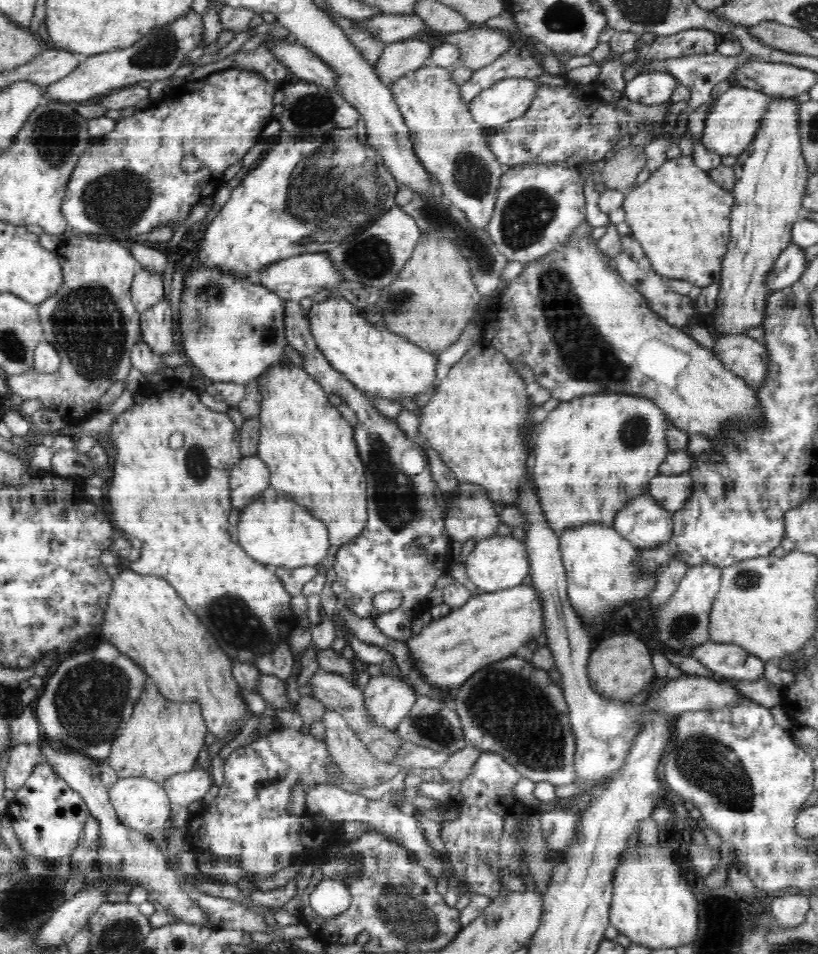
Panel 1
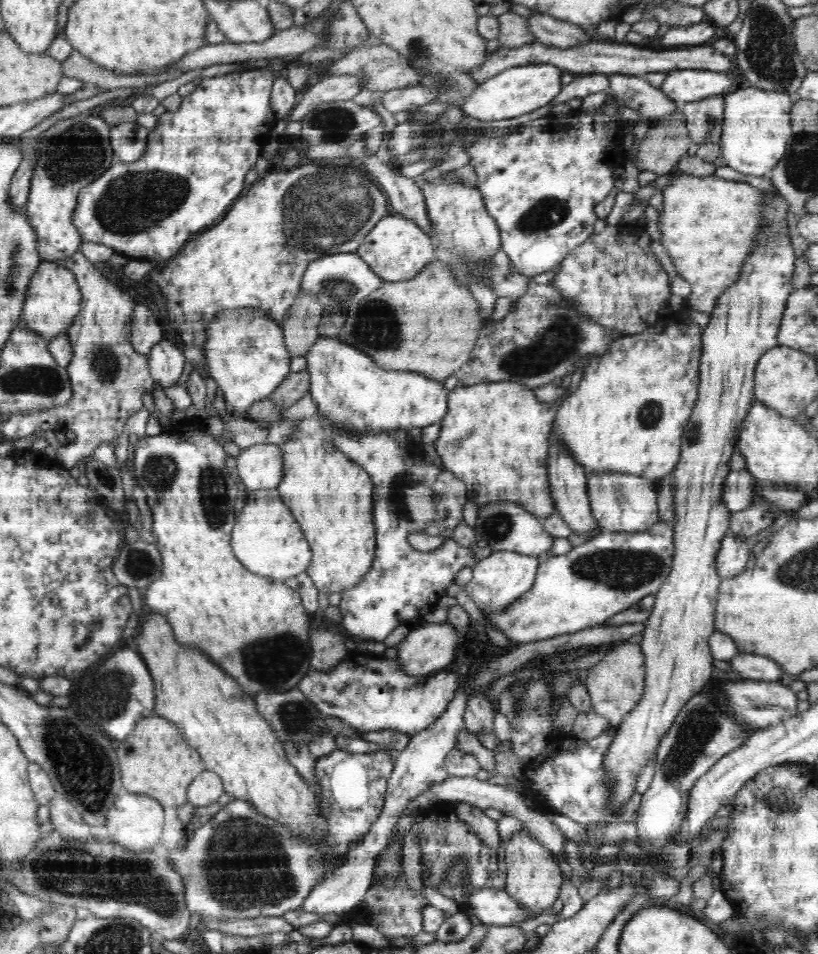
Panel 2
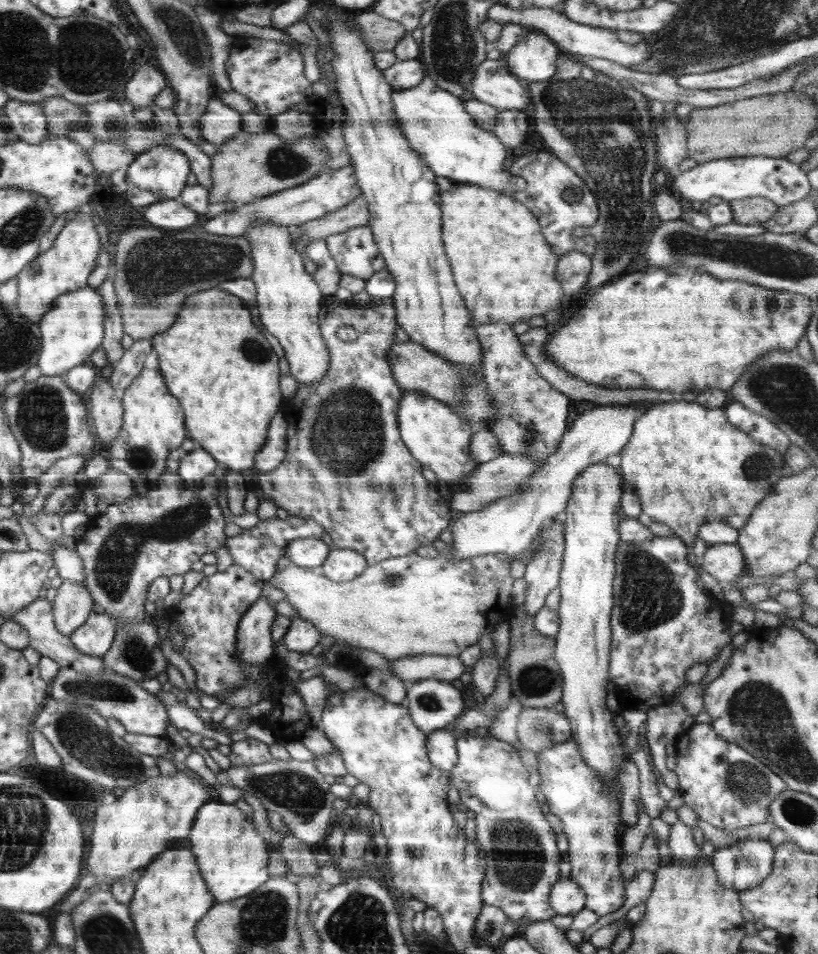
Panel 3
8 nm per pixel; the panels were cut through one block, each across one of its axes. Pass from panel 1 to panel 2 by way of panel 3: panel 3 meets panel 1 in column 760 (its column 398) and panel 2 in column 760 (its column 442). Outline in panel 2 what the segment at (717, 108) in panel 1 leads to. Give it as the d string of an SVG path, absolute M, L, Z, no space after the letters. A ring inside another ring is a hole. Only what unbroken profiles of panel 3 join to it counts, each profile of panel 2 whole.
M743 84L735 92L727 93L724 97L720 155L726 160L726 166L742 174L769 176L785 153L791 135L791 124L772 122L791 122L791 108L796 102L796 96Z

